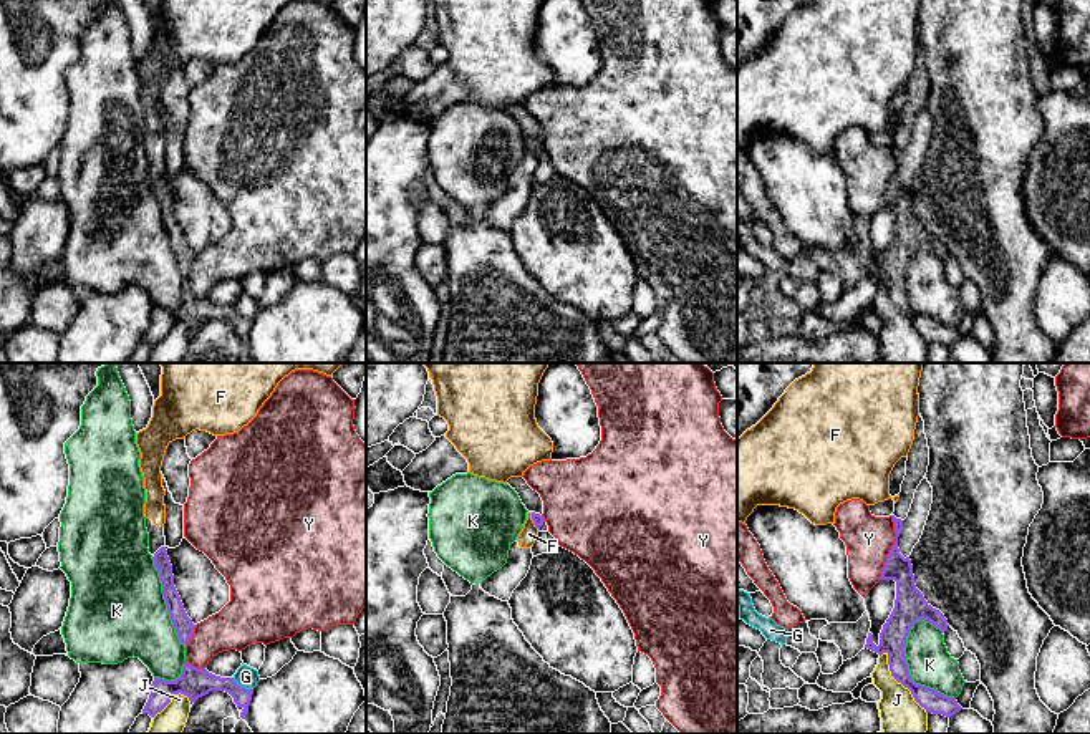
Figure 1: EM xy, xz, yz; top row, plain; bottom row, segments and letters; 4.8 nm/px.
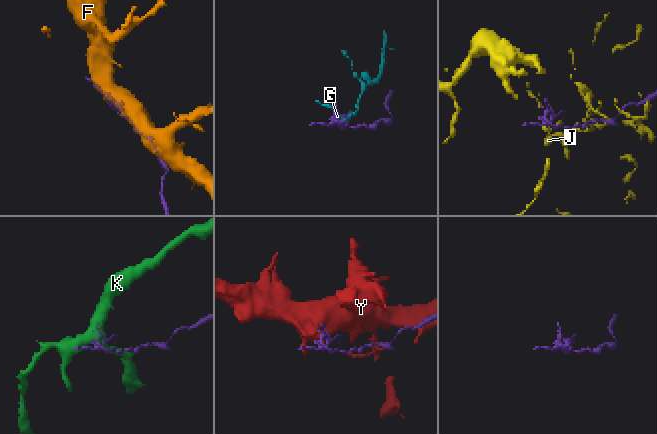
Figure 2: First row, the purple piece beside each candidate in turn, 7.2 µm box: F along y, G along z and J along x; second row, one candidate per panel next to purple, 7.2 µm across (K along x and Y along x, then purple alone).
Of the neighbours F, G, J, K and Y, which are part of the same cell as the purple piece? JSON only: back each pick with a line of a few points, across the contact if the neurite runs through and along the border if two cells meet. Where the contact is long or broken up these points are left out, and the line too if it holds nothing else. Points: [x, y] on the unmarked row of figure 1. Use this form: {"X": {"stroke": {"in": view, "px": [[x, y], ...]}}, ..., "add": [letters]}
{"add": []}

